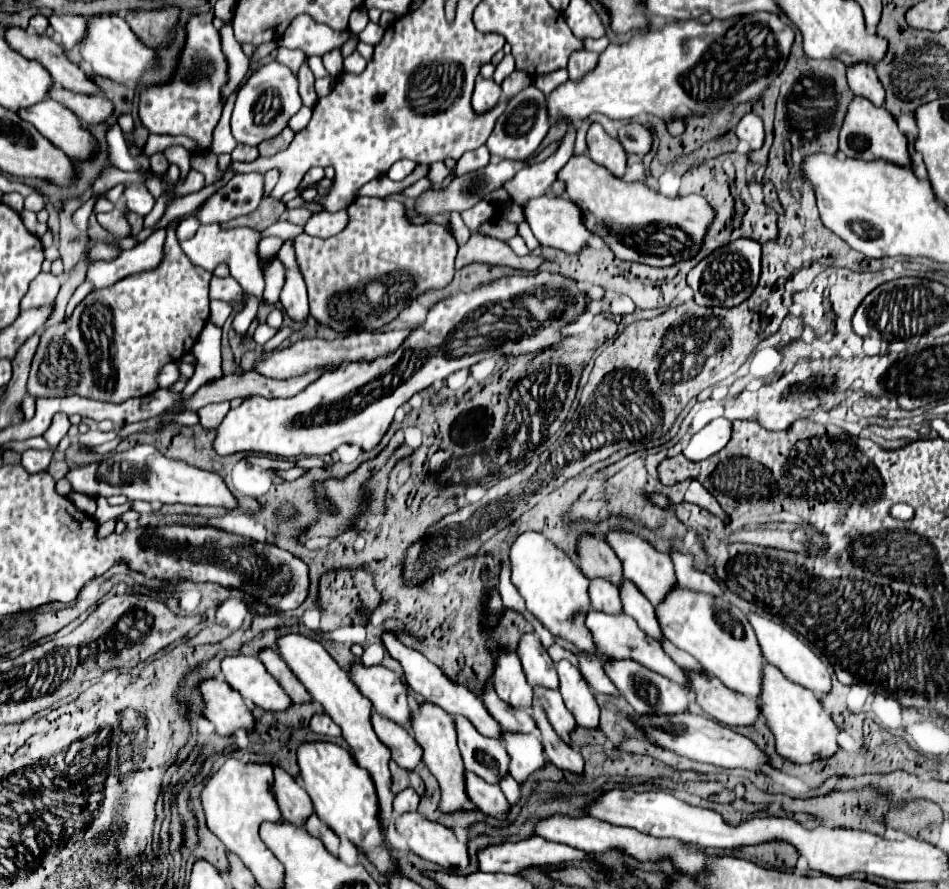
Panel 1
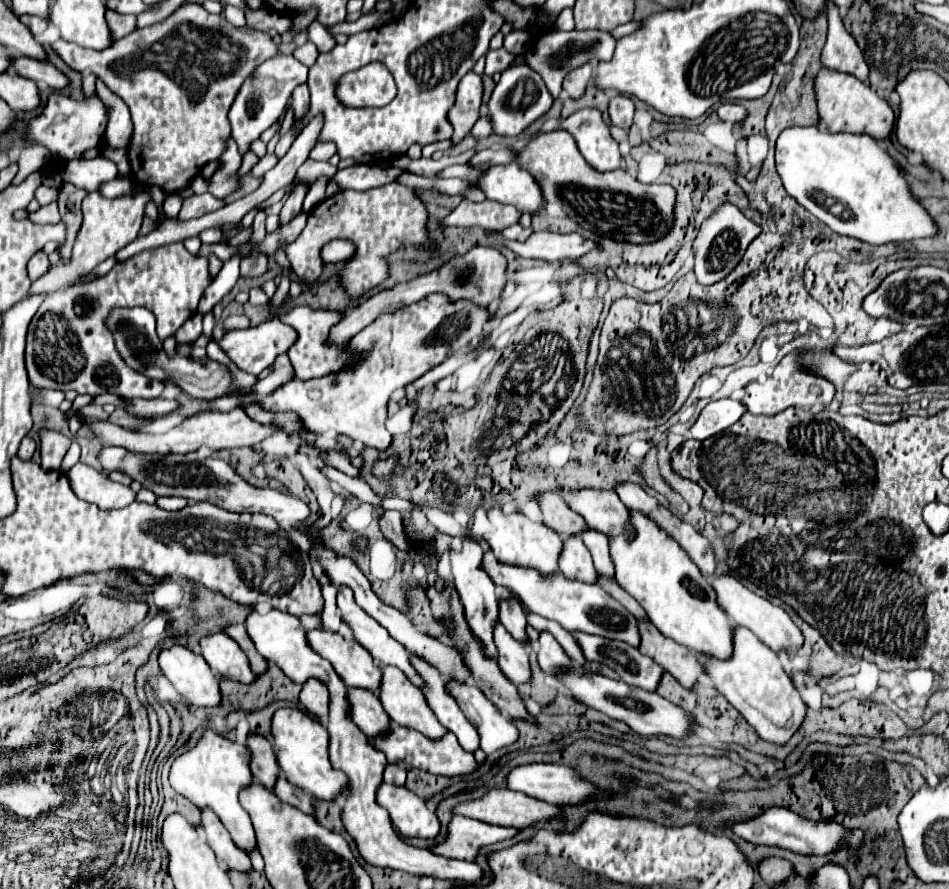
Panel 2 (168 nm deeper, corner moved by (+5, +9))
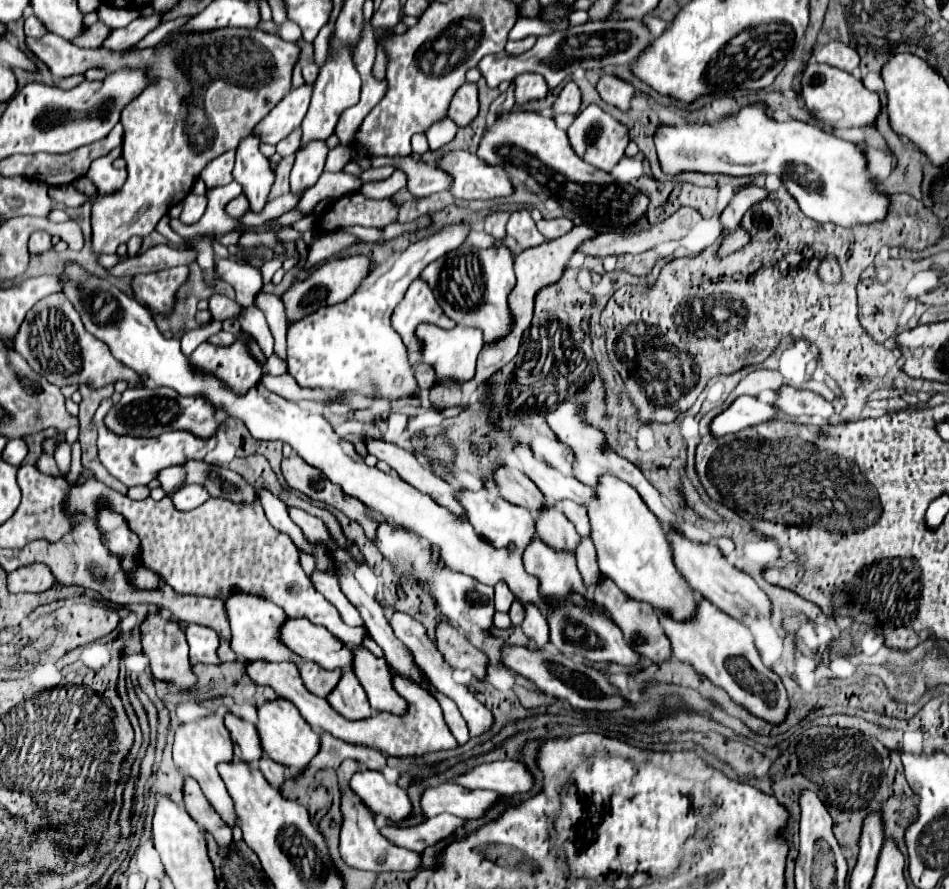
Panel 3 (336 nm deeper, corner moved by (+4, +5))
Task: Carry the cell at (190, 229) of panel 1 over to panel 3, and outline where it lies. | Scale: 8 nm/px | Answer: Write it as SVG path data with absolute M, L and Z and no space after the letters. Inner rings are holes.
M190 193L184 199L184 209L182 209L180 221L186 223L186 225L192 225L192 223L196 223L204 215L204 211L206 211L206 197Z

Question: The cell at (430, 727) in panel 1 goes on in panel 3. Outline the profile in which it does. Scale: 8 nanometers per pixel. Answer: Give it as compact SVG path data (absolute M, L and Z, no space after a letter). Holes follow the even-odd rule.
M364 645L352 647L352 671L364 687L370 707L376 711L404 713L404 701L392 689L392 679L388 677L388 663L384 657L376 657Z

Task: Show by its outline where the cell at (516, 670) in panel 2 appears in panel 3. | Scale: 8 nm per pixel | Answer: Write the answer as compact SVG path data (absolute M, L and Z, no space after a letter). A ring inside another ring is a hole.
M382 521L376 529L374 547L384 555L384 559L390 563L396 577L412 577L432 599L440 615L444 615L448 621L460 625L464 631L470 631L474 627L480 627L488 631L492 627L492 615L494 615L494 589L476 581L470 575L456 573L446 569L440 559L432 553L430 545L418 537L414 531Z

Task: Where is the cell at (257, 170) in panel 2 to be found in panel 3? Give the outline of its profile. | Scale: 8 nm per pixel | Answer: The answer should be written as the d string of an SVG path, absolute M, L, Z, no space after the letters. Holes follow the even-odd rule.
M296 127L296 129L290 133L290 137L282 139L282 141L276 145L276 153L280 153L282 157L288 157L288 155L296 153L296 149L300 147L300 139L302 139L302 131Z

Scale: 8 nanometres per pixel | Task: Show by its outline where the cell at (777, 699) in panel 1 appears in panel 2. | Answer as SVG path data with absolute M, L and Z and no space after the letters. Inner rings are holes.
M735 629L735 657L731 661L715 661L715 657L703 657L703 661L707 661L705 669L713 687L725 695L725 699L749 721L761 739L785 745L803 725L807 717L805 701L791 677L783 671L777 655L749 629Z

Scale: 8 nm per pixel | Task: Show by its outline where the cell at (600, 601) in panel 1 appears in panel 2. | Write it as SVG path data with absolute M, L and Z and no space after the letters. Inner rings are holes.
M561 537L565 543L563 557L559 559L559 569L561 573L571 579L571 581L583 581L595 585L599 575L595 573L591 553L583 545L581 537Z

